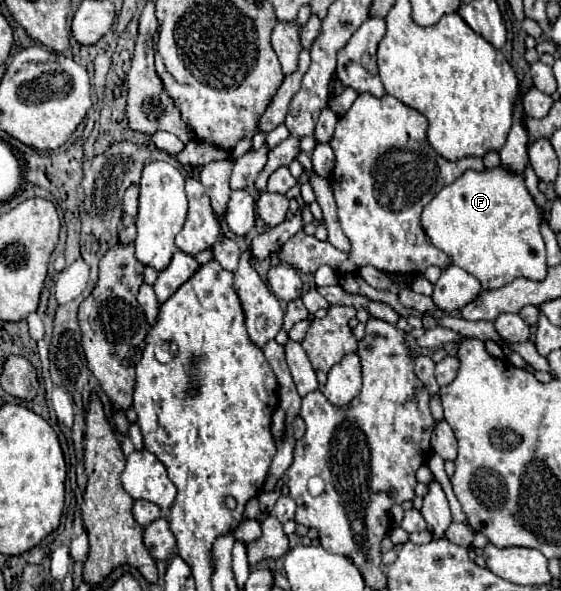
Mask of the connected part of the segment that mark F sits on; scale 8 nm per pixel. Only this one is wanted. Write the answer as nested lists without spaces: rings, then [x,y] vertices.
[[[497,166],[483,172],[467,170],[453,184],[447,184],[423,208],[421,226],[431,242],[451,258],[451,264],[475,276],[483,290],[495,290],[515,278],[545,278],[545,242],[539,232],[543,218],[545,212],[529,194],[525,178]]]

